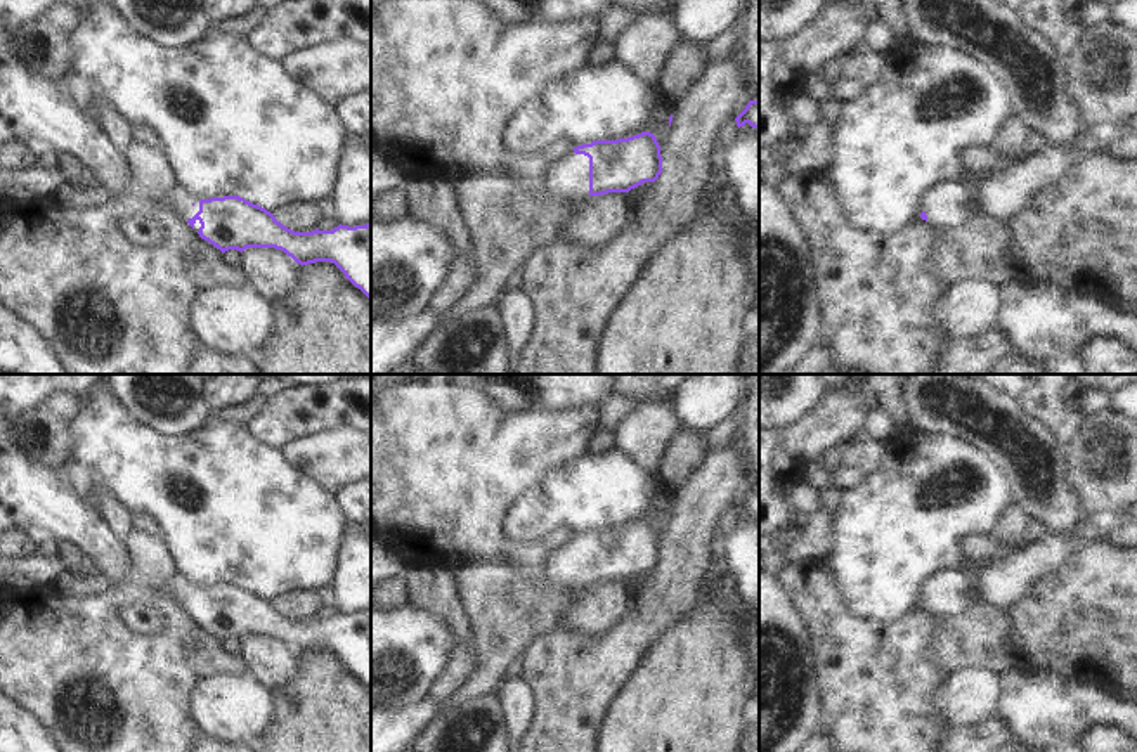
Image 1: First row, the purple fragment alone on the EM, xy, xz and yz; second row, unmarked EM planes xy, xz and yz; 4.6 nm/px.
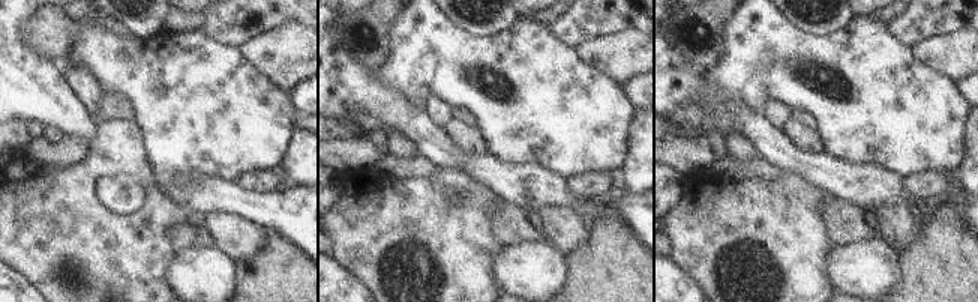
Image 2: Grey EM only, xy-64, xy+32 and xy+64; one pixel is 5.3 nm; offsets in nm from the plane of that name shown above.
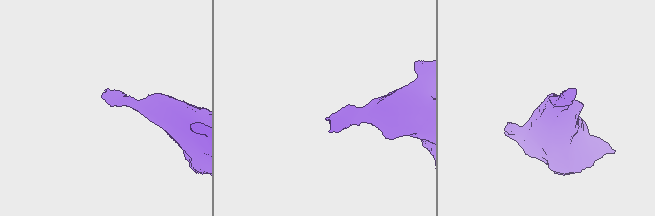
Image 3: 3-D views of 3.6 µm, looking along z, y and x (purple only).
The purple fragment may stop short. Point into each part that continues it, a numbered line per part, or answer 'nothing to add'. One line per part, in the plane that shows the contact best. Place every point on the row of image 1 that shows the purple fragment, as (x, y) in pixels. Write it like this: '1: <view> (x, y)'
1: xz (571, 177).

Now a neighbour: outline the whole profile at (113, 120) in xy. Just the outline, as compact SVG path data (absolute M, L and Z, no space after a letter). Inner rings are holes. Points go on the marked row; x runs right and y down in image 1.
M116 106L97 107L95 118L114 137L121 149L133 142L132 120L127 118Z

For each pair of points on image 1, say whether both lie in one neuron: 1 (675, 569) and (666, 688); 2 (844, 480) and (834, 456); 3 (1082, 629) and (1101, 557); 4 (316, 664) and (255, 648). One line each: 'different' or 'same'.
1: different
2: different
3: same
4: different

